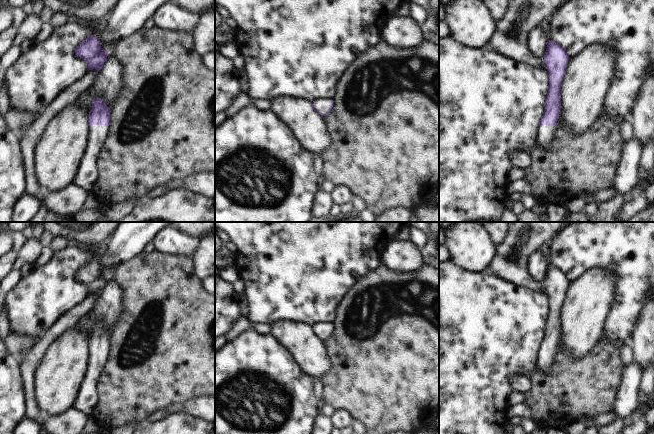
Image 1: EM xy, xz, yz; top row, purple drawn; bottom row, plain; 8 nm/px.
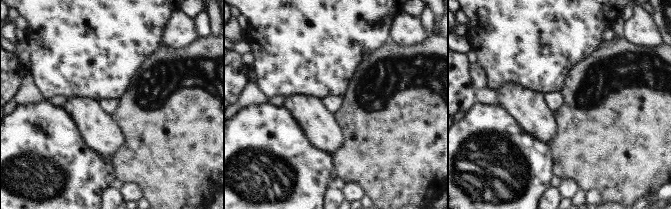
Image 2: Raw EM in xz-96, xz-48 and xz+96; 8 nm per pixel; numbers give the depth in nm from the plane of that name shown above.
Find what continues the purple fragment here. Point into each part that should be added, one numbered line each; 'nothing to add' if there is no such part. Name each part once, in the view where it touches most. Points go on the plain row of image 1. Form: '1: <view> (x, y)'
1: xz (322, 328)

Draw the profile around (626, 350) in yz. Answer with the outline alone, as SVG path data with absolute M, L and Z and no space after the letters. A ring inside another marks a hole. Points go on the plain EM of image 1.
M632 336L627 337L621 347L621 359L626 365L633 358Z

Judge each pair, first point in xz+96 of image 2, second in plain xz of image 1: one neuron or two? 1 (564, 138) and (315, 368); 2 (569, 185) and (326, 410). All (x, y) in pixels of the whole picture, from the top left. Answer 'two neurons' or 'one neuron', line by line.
1: two neurons
2: two neurons

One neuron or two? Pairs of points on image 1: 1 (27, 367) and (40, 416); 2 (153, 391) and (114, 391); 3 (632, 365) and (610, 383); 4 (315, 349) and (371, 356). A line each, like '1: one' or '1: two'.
1: one
2: one
3: two
4: two

